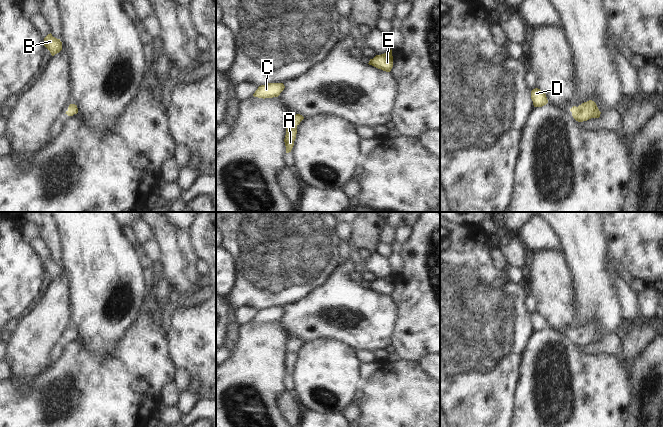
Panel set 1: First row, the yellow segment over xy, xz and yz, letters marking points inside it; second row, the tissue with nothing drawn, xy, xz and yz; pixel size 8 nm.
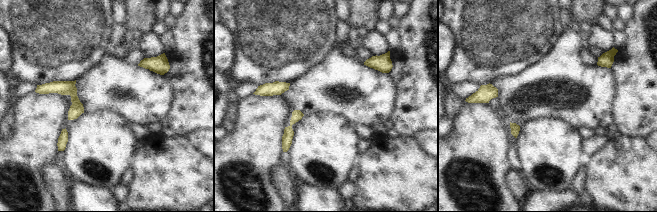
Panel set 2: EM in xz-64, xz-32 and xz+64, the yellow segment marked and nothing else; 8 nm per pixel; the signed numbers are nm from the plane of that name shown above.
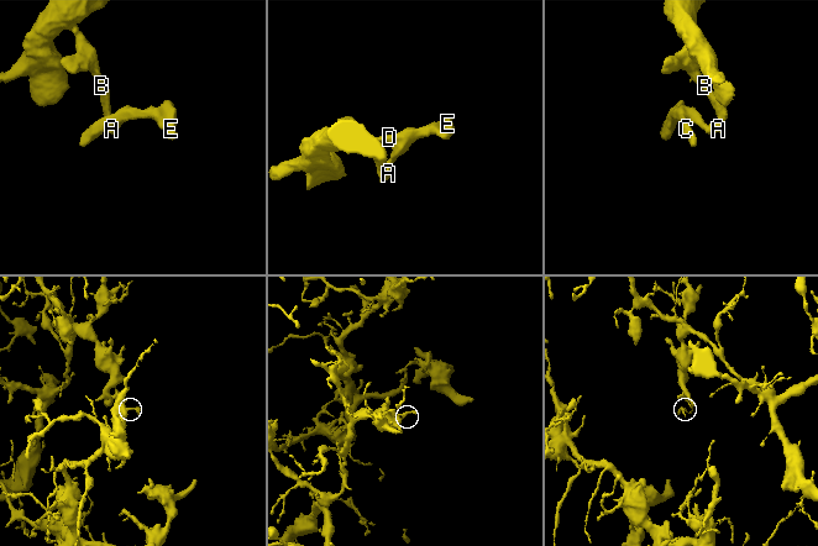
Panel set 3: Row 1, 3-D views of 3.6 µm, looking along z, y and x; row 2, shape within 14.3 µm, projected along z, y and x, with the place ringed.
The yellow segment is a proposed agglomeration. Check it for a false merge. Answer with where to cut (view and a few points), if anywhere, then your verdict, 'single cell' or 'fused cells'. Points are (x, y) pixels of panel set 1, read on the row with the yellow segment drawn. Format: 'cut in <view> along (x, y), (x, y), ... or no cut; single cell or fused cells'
no cut; single cell

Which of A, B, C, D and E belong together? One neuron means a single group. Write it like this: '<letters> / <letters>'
A B C D E

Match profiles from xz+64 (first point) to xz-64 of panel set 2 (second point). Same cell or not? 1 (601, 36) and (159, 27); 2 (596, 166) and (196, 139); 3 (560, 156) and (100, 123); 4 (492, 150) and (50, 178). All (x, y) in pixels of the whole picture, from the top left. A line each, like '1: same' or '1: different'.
1: different
2: different
3: same
4: different

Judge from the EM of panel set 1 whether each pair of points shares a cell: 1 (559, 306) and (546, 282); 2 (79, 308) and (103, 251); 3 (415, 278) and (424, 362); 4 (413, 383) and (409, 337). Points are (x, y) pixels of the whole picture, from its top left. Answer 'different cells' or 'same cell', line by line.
1: same cell
2: same cell
3: different cells
4: different cells

